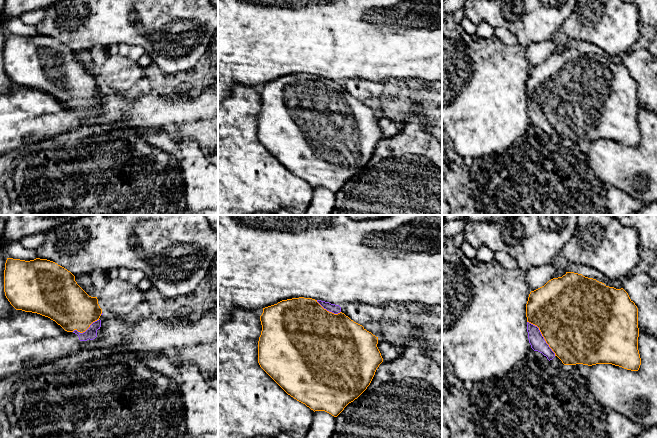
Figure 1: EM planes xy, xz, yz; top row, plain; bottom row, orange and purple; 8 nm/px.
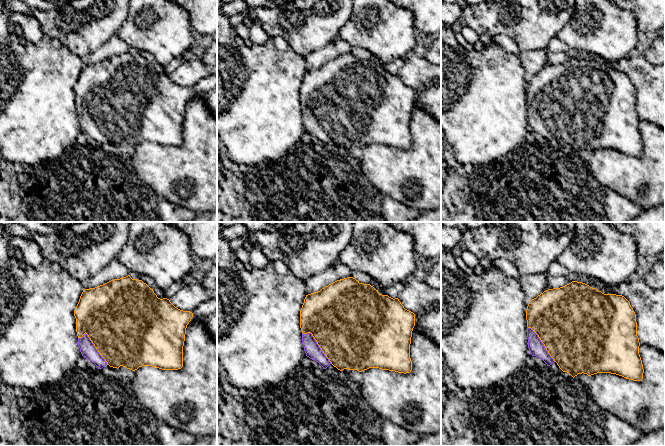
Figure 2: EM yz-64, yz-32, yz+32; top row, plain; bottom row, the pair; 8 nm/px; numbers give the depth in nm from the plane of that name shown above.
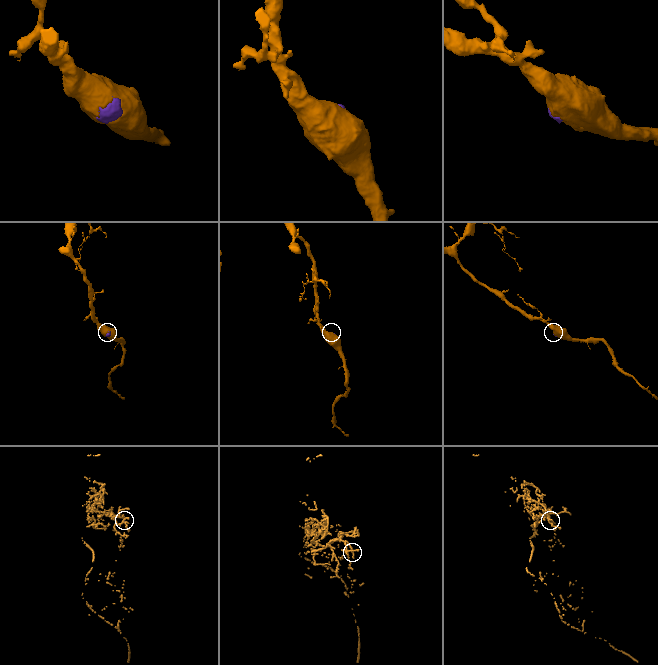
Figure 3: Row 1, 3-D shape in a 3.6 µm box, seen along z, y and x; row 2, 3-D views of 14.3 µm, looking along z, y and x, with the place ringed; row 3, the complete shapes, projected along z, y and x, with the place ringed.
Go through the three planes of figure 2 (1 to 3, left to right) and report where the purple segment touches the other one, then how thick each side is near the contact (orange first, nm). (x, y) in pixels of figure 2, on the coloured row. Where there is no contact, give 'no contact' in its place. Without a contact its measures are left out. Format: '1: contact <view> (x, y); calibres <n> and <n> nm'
1: contact yz-64 (94, 345); calibres 500 and 120 nm
2: contact yz-32 (317, 343); calibres 500 and 120 nm
3: contact yz+32 (542, 342); calibres 500 and 120 nm

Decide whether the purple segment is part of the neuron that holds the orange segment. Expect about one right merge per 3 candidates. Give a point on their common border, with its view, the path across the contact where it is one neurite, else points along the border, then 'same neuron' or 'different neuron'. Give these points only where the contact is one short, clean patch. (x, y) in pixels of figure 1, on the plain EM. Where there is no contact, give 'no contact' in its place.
yz (542, 111) | same neuron

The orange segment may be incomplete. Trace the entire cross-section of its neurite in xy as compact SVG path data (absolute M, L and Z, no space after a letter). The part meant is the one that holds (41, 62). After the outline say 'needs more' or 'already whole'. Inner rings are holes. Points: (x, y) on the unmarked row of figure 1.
M7 34L4 46L4 68L16 86L48 93L65 107L78 111L80 117L93 116L101 103L102 85L97 73L89 72L75 57L75 52L57 39L36 34L25 37Z; needs more

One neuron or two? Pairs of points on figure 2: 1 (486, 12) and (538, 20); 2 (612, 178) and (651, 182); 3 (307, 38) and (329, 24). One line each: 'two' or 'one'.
1: one
2: one
3: one

